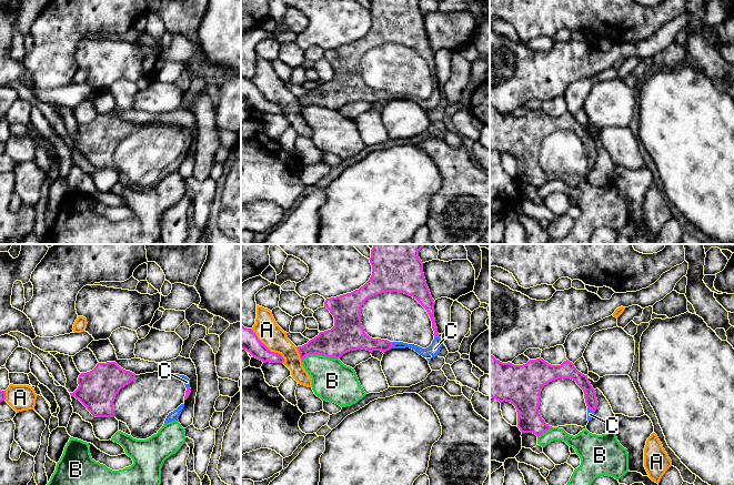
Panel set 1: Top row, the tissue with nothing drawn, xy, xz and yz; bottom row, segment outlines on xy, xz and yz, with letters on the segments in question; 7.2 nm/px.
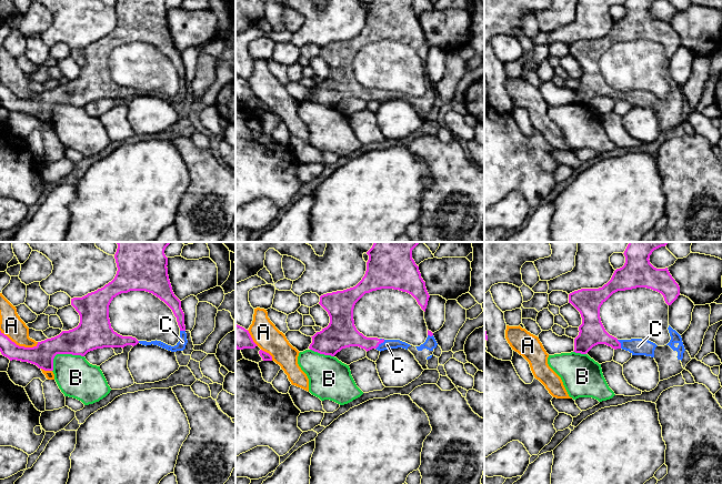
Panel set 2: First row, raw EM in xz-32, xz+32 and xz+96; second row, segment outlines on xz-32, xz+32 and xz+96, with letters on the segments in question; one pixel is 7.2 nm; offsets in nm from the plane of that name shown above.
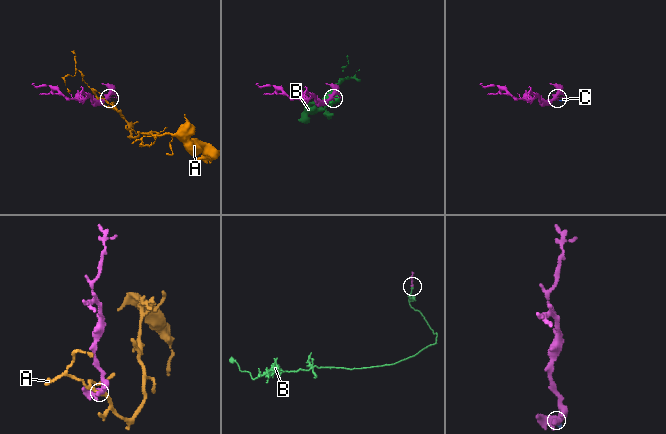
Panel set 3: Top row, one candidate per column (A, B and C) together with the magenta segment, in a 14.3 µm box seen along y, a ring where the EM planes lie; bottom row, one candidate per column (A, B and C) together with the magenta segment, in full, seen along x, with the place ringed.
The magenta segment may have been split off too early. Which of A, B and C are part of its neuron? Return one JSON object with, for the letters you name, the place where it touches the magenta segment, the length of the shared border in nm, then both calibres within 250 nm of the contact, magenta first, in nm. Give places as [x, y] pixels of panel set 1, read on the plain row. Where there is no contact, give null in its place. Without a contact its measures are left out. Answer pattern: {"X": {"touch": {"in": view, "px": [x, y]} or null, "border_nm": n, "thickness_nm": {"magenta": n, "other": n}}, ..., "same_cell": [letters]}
{"C": {"touch": {"in": "xz", "px": [392, 97]}, "border_nm": 50, "thickness_nm": {"magenta": 140, "other": 60}}, "same_cell": ["C"]}

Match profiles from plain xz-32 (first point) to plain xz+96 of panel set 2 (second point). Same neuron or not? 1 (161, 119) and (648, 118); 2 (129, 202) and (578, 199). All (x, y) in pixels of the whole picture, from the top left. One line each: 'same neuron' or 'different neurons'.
1: same neuron
2: same neuron

